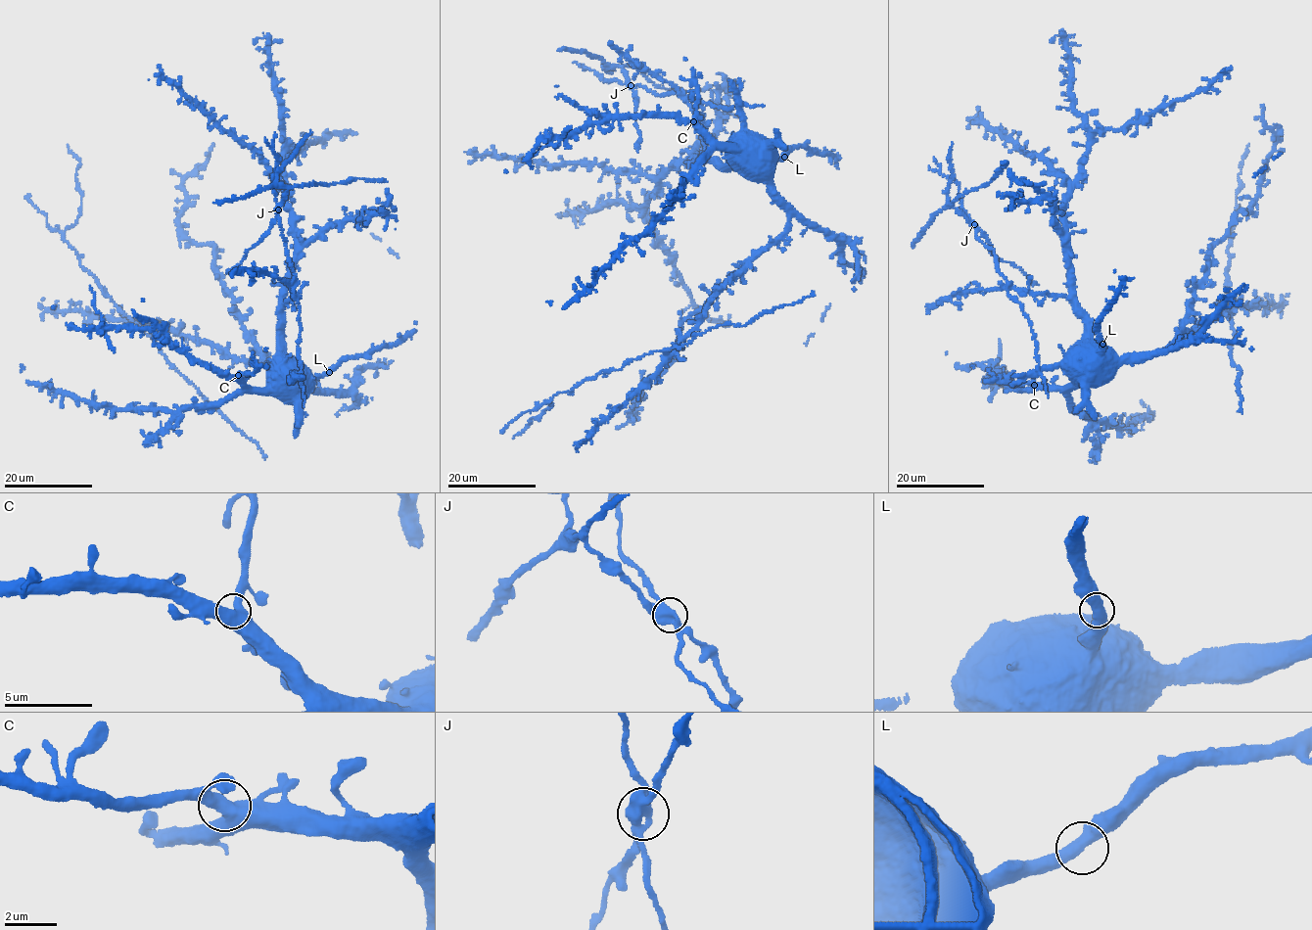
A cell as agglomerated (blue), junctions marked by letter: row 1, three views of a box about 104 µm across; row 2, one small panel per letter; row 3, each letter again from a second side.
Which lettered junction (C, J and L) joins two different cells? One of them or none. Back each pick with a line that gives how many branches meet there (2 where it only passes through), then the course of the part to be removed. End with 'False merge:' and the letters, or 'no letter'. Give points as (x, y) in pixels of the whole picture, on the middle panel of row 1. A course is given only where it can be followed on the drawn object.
J: branches 2; course (631, 85), (622, 68), (627, 66), (643, 70), (649, 79), (665, 89), (699, 92), (713, 86)
False merge: J

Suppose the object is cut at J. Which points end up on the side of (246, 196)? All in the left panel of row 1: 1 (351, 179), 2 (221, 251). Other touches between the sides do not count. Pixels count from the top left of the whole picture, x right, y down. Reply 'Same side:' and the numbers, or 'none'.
Same side: 1

